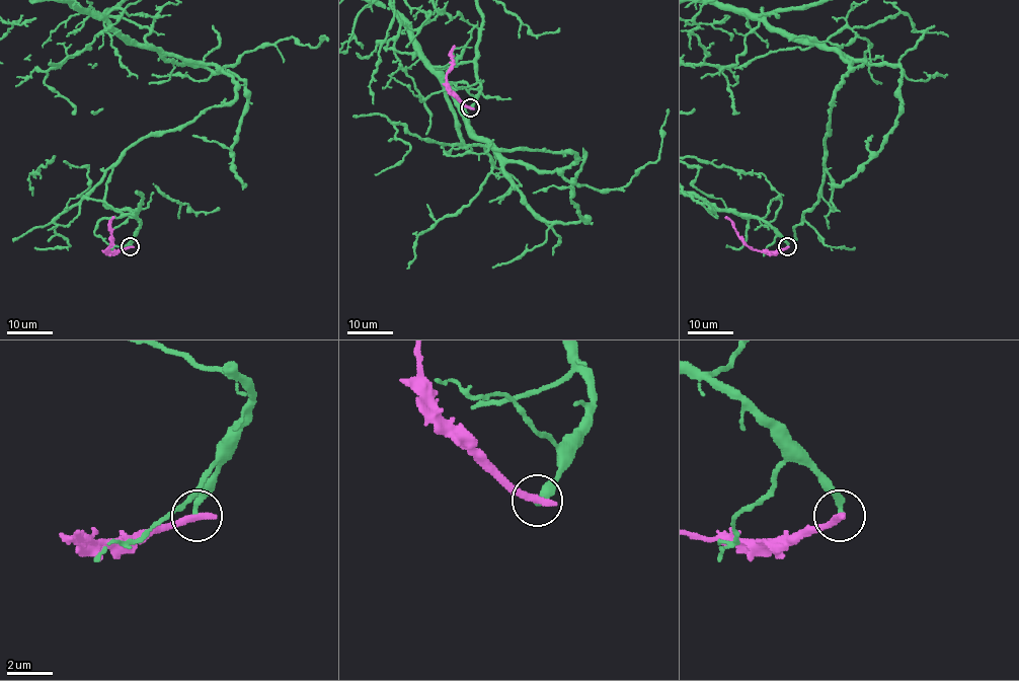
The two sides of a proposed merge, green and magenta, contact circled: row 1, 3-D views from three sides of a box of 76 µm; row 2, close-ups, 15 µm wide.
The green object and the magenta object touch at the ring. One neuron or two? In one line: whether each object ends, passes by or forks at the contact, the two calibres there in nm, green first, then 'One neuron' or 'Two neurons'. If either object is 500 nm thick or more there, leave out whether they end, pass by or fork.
At the ring green ends. At the ring magenta ends. Thickness 300 nm (green) against 400 nm. Two neurons

